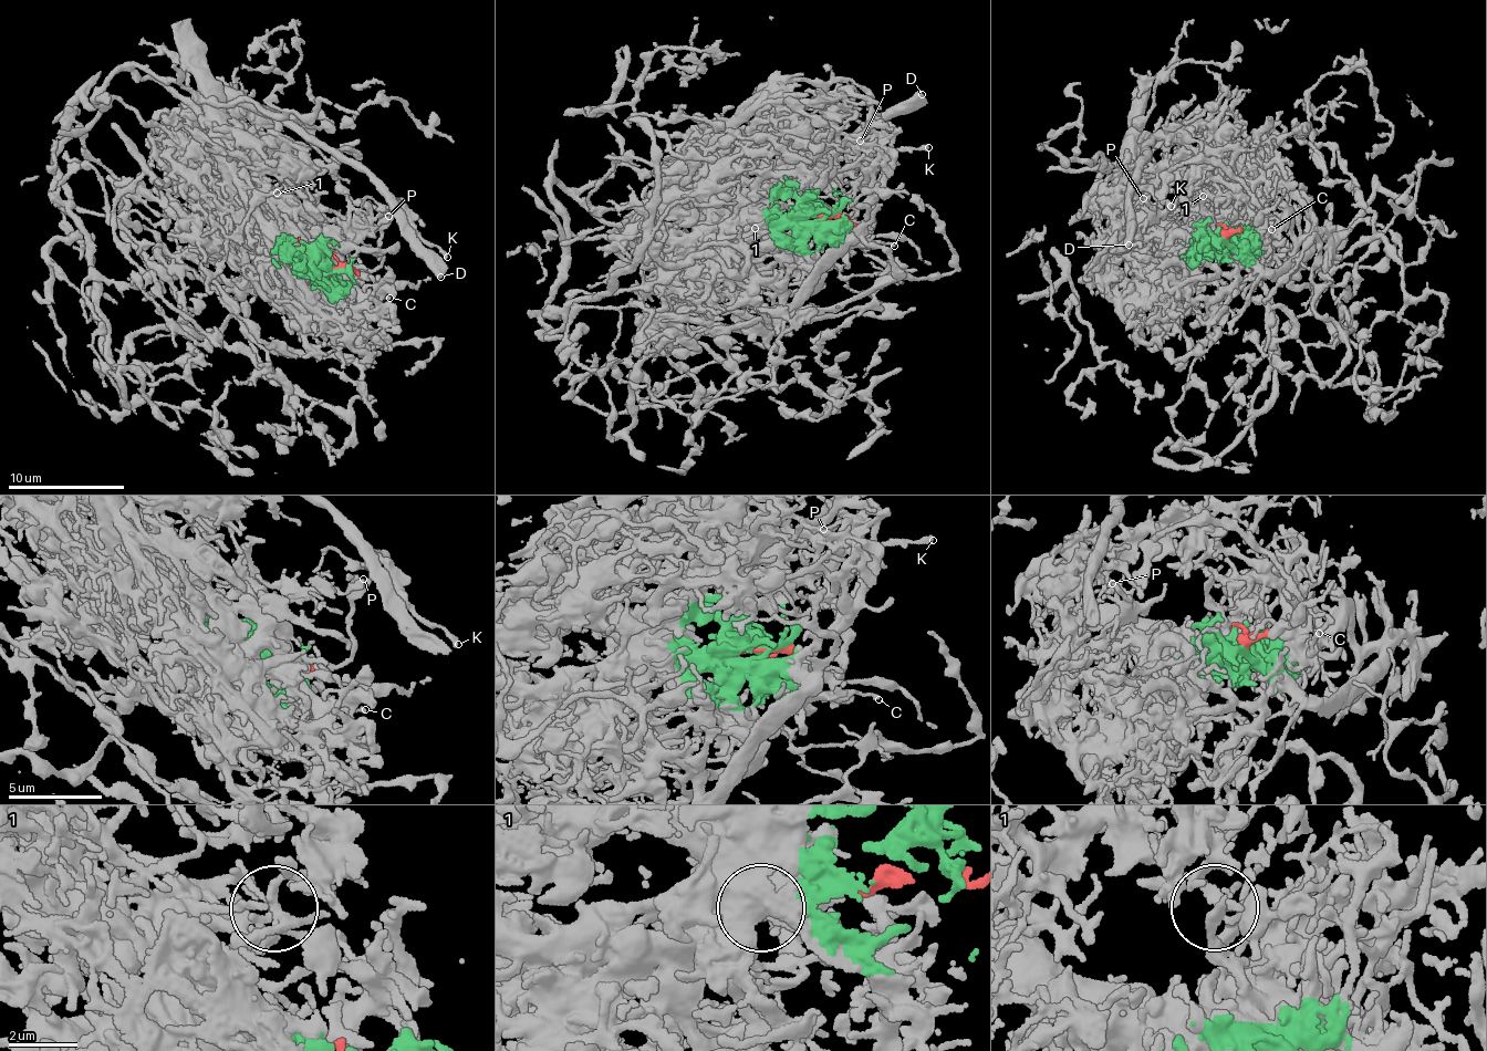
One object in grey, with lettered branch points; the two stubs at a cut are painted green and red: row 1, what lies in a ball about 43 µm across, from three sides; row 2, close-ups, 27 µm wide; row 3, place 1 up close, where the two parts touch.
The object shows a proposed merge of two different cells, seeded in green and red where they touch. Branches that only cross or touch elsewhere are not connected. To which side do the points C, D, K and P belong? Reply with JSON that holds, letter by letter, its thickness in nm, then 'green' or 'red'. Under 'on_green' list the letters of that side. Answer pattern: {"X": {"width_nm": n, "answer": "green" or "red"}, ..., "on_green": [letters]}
{"C": {"width_nm": 160, "answer": "green"}, "D": {"width_nm": 550, "answer": "green"}, "K": {"width_nm": 280, "answer": "red"}, "P": {"width_nm": 150, "answer": "green"}, "on_green": ["C", "D", "P"]}

